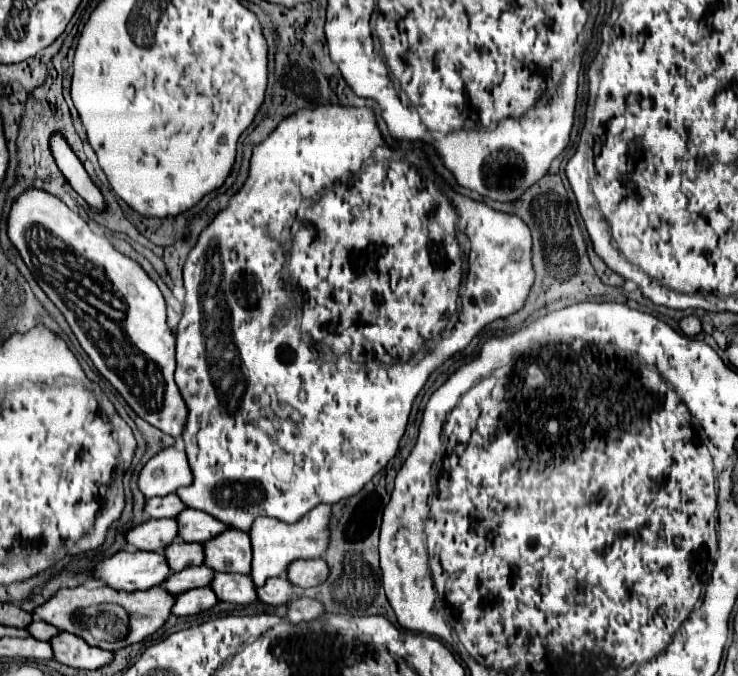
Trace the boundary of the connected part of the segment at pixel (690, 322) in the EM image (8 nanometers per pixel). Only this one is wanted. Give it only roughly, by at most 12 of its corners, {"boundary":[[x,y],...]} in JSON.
{"boundary":[[694,315],[680,319],[684,335],[694,337],[702,331]]}

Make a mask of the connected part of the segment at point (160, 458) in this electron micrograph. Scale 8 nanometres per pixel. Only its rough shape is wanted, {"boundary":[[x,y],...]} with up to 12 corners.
{"boundary":[[164,447],[142,467],[146,499],[190,483],[186,453]]}

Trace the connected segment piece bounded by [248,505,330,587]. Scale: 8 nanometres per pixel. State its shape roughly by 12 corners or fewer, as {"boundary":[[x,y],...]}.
{"boundary":[[328,505],[292,525],[256,517],[250,577],[282,577],[328,547]]}

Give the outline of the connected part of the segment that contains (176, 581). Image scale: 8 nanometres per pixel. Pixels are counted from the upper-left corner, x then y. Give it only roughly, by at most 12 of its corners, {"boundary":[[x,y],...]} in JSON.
{"boundary":[[188,567],[172,573],[162,587],[168,593],[182,593],[206,587],[212,569]]}

